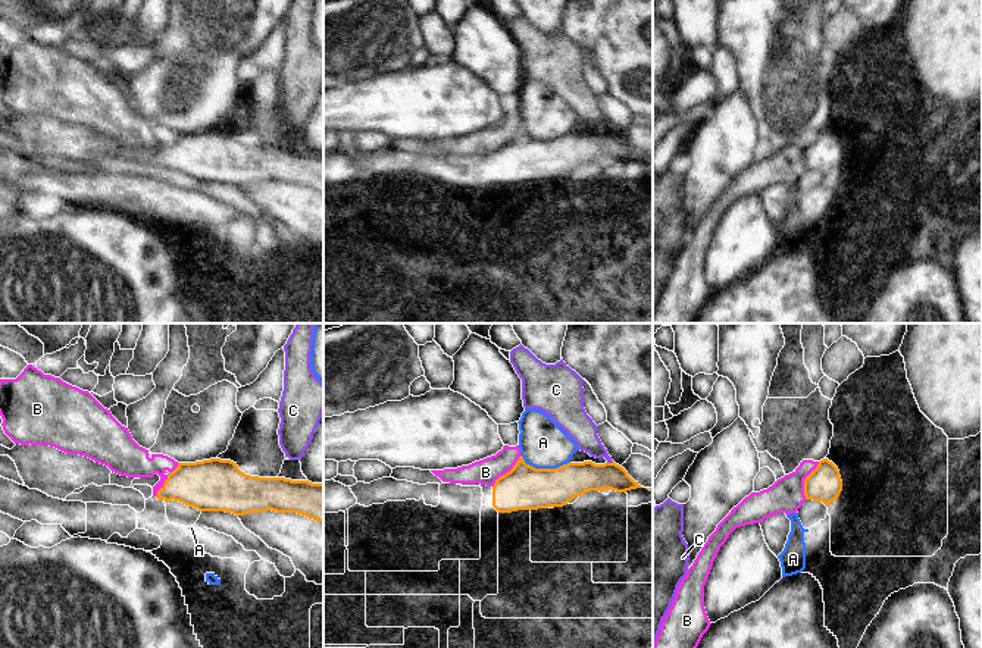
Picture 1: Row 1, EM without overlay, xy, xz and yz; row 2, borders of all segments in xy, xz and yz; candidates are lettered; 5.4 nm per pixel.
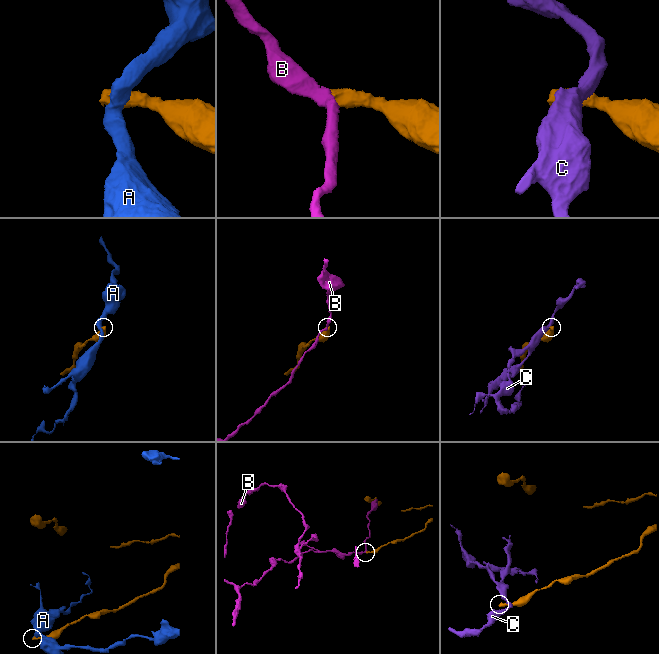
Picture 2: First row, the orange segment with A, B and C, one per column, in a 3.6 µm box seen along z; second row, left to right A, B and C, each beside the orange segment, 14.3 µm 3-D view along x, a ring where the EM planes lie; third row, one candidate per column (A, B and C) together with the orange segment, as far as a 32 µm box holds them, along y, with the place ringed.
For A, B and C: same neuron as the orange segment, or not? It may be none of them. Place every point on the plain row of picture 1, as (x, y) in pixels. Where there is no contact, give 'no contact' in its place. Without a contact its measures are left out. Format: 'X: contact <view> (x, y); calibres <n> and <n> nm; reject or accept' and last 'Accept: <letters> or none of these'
A: contact xz (544, 140); calibres 240 and 260 nm; reject
B: contact yz (804, 152); calibres 190 and 190 nm; reject
C: contact xz (610, 134); calibres 190 and 150 nm; reject
Accept: none of these

